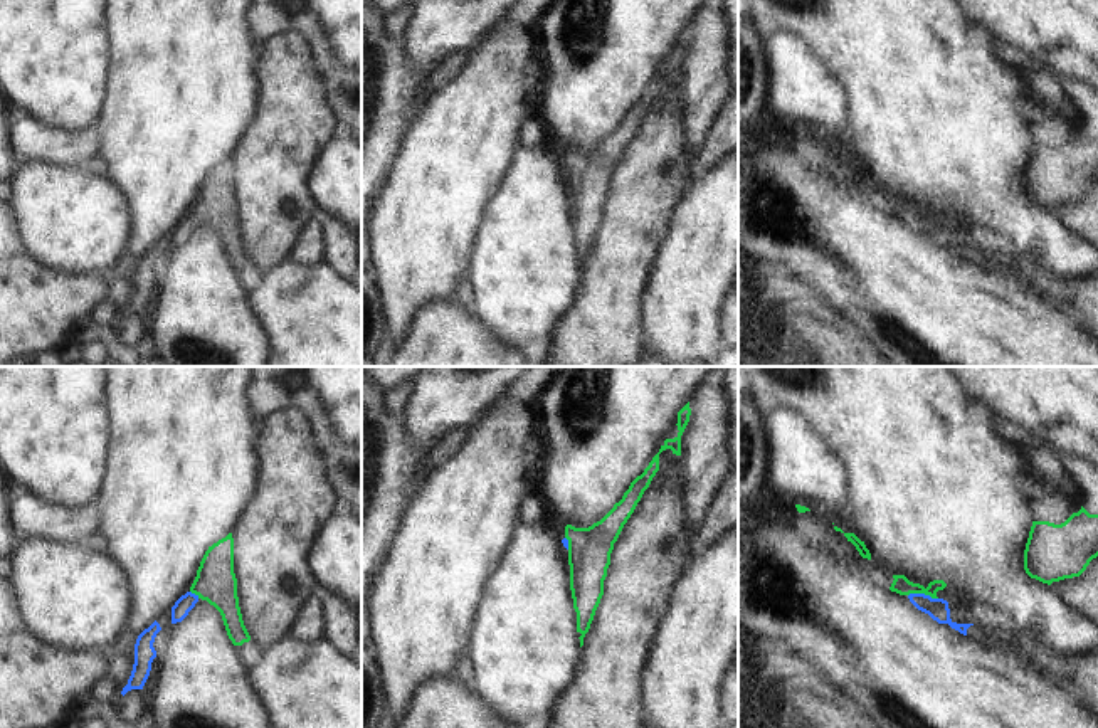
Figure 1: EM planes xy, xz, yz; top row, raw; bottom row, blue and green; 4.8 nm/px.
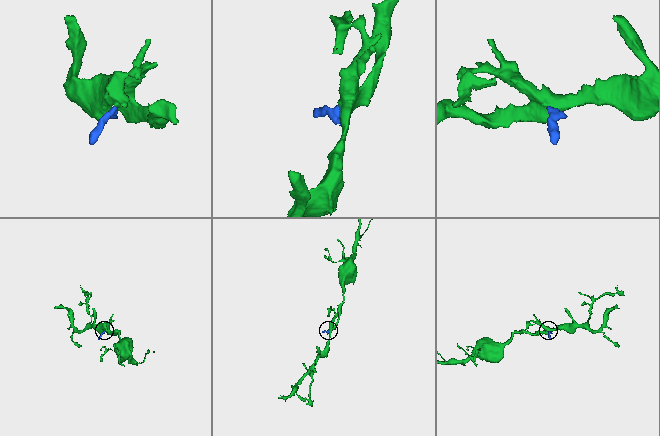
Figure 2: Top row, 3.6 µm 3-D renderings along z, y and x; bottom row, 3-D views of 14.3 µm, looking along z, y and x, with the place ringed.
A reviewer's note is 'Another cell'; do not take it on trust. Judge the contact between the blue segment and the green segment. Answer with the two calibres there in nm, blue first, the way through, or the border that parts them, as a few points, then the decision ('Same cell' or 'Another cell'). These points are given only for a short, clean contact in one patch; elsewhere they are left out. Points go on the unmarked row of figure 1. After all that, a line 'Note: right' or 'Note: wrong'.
Thickness 100 nm (blue) against 90 nm. Path across: yz (937, 232), (923, 217), (902, 209). Same cell.
Note: wrong

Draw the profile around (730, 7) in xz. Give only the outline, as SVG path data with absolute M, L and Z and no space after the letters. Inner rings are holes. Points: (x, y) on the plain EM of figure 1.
M721 0L728 35L728 81L738 87L738 0Z

